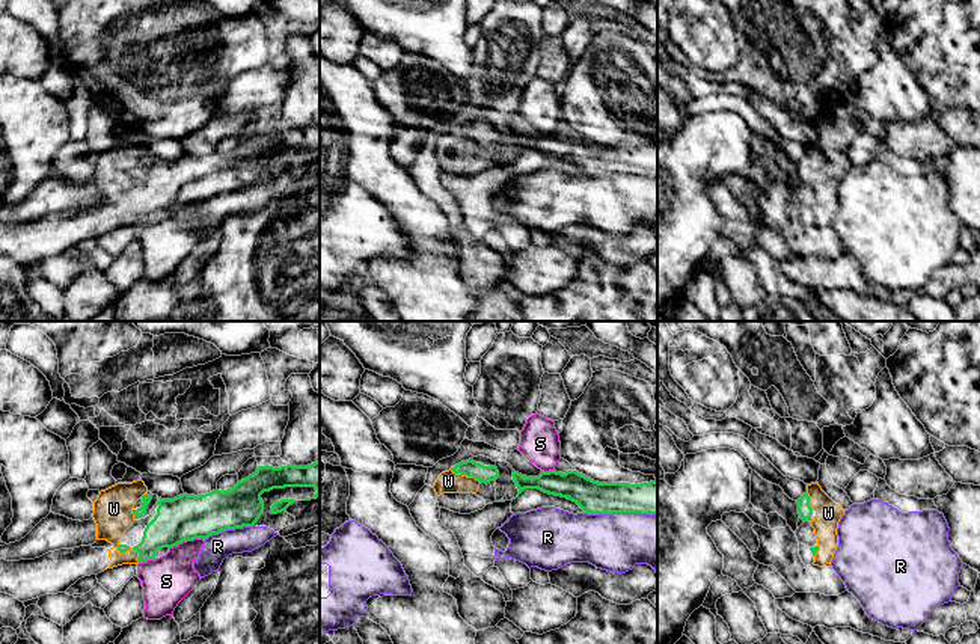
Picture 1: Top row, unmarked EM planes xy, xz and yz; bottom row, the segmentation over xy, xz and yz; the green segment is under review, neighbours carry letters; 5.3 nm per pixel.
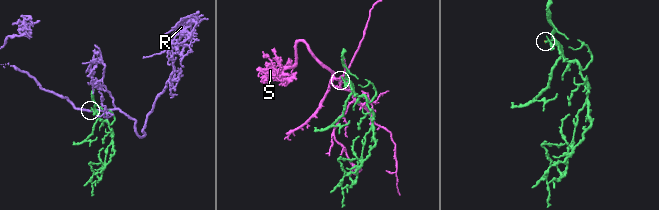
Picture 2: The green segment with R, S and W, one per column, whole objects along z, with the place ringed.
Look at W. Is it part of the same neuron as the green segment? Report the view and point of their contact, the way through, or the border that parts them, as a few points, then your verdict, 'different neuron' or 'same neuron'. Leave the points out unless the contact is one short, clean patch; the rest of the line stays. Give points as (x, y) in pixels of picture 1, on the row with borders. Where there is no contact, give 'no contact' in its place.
meets green in xz at (465, 474); same neuron

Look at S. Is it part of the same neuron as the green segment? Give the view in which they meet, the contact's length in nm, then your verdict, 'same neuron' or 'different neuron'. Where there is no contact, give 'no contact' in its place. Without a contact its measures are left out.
xy | 200 nm | different neuron

